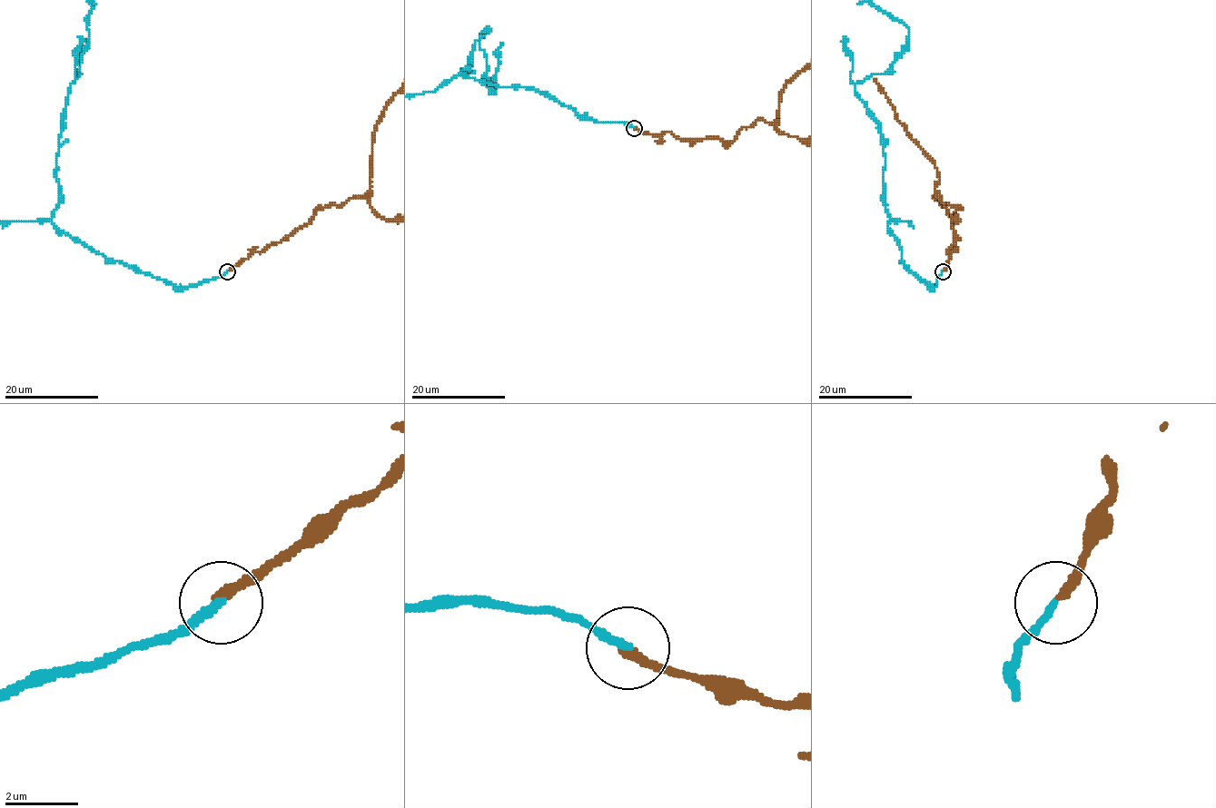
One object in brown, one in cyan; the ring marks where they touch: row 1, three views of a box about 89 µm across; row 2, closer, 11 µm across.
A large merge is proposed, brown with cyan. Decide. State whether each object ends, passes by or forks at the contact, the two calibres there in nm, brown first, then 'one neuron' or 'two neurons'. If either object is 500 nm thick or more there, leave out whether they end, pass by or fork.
brown ends | cyan ends | 260/220 nm | one neuron

